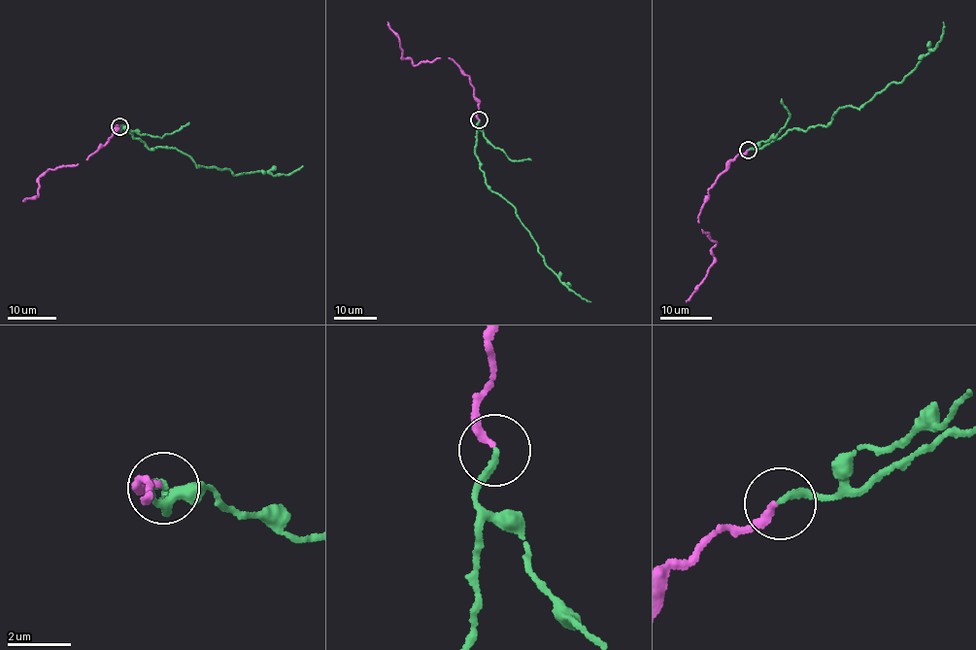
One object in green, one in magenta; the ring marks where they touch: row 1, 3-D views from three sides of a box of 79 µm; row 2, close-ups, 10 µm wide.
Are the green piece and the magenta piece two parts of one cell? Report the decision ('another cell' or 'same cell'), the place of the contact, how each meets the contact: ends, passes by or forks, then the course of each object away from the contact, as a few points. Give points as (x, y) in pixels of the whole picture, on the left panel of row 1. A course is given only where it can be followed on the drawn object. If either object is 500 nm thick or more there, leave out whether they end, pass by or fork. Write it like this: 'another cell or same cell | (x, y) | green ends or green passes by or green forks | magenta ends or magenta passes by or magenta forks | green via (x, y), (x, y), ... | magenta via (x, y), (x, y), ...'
same cell | (119, 126) | green ends | magenta ends | green via (119, 126), (150, 149), (178, 150), (197, 167), (227, 169), (236, 175), (258, 171), (286, 175), (302, 165) | magenta via (119, 126), (117, 125), (112, 136), (97, 152), (76, 165), (44, 172), (38, 178), (38, 194), (22, 201)

